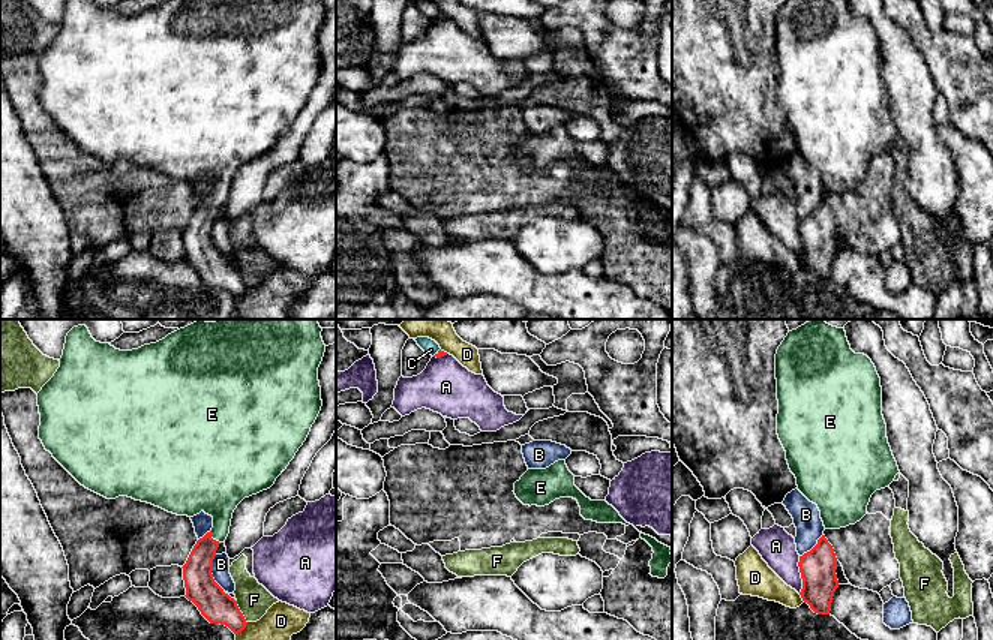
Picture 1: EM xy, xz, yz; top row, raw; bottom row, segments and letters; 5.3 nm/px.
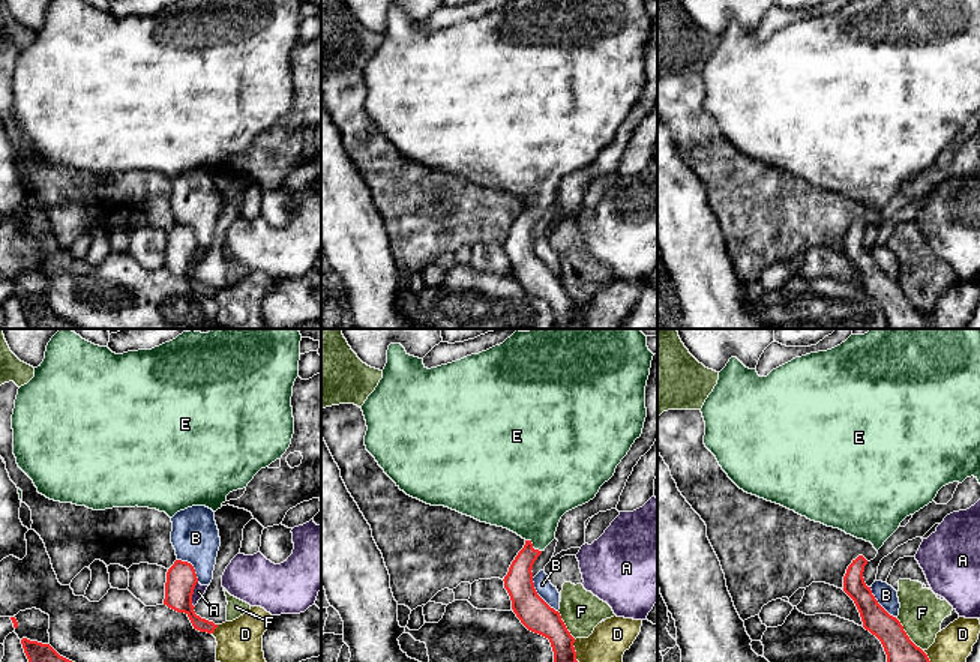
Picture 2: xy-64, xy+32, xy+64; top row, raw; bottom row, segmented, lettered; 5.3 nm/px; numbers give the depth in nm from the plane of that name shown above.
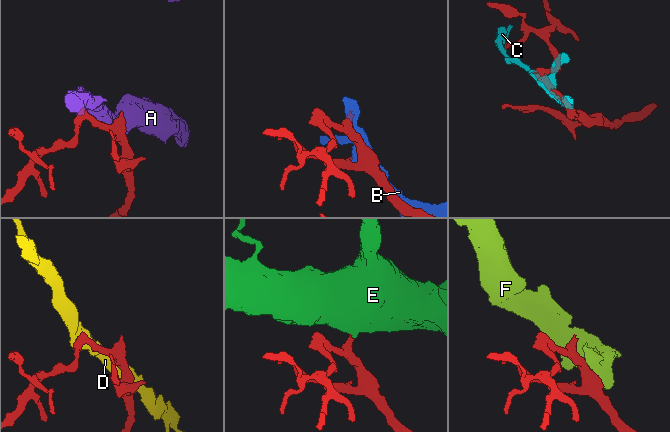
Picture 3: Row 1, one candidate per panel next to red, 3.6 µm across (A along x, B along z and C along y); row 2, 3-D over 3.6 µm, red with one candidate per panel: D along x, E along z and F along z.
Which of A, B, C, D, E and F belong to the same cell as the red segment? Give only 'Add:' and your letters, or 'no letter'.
Add: E

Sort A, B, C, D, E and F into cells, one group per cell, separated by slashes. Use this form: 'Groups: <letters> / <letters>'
Groups: A / B / C / D / E / F

